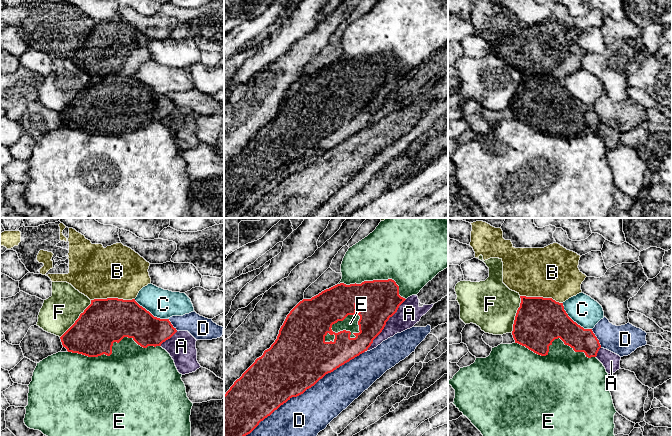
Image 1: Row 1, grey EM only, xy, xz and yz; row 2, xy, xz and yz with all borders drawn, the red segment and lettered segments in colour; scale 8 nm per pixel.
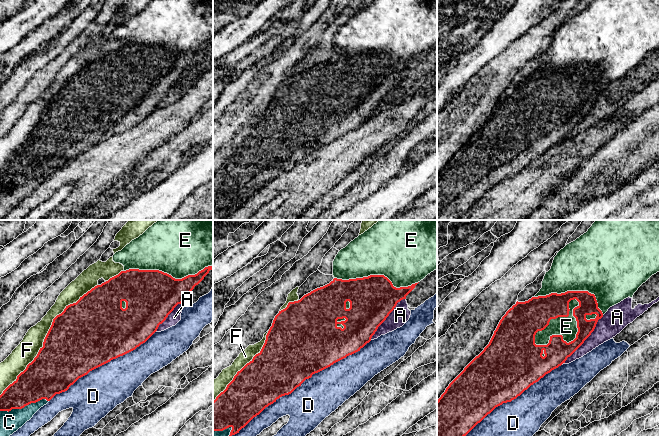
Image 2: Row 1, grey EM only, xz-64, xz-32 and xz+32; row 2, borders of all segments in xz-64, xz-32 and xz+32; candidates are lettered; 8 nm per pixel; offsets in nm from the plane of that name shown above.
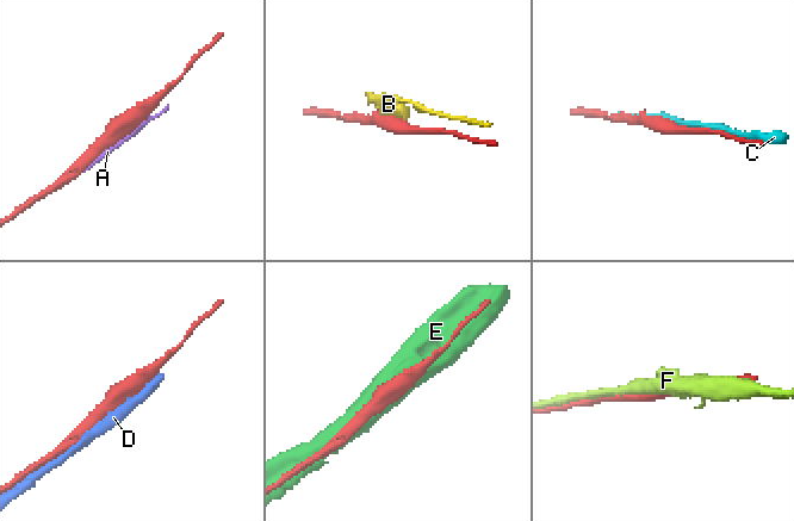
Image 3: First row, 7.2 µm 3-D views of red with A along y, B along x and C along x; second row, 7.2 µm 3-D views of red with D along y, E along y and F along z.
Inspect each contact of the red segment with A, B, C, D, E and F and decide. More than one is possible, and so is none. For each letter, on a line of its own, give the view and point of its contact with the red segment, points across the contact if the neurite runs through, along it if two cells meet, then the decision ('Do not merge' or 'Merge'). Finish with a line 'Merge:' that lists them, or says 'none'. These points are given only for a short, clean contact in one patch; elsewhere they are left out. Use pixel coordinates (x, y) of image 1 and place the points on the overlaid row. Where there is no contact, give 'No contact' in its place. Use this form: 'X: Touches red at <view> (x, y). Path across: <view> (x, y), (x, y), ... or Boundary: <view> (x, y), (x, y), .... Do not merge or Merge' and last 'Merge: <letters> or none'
A: Touches red at xz (384, 326). Do not merge
B: Touches red at xy (112, 298). Do not merge
C: Touches red at yz (573, 321). Do not merge
D: Touches red at xz (304, 391). Do not merge
E: Touches red at xz (341, 320). Do not merge
F: Touches red at xy (77, 319). Do not merge
Merge: none

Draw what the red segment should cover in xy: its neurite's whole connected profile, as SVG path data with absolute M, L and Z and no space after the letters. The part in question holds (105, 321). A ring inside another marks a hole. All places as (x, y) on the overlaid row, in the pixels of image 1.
M107 298L91 300L91 304L60 339L68 352L98 357L103 354L110 356L113 343L119 343L124 337L132 338L138 345L147 348L148 346L161 346L176 332L176 328L173 327L169 319L154 317L135 299Z

